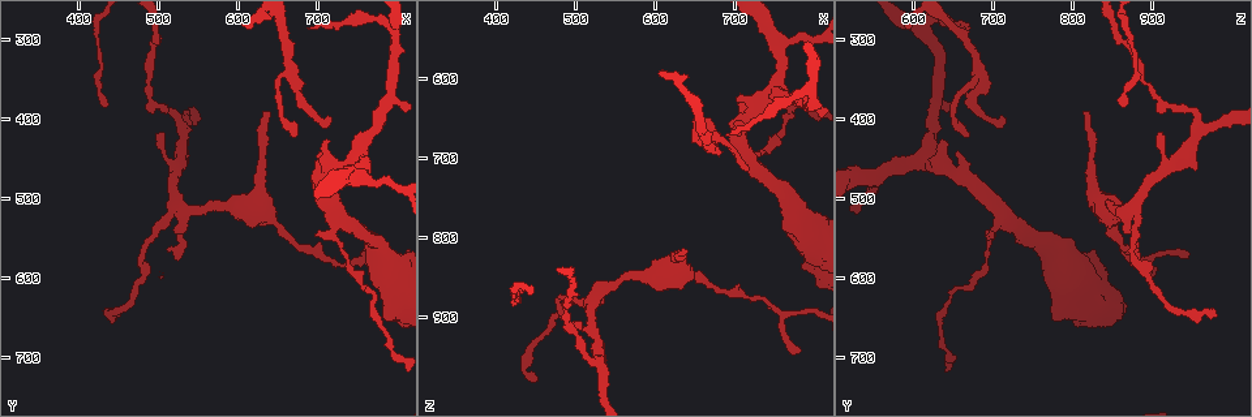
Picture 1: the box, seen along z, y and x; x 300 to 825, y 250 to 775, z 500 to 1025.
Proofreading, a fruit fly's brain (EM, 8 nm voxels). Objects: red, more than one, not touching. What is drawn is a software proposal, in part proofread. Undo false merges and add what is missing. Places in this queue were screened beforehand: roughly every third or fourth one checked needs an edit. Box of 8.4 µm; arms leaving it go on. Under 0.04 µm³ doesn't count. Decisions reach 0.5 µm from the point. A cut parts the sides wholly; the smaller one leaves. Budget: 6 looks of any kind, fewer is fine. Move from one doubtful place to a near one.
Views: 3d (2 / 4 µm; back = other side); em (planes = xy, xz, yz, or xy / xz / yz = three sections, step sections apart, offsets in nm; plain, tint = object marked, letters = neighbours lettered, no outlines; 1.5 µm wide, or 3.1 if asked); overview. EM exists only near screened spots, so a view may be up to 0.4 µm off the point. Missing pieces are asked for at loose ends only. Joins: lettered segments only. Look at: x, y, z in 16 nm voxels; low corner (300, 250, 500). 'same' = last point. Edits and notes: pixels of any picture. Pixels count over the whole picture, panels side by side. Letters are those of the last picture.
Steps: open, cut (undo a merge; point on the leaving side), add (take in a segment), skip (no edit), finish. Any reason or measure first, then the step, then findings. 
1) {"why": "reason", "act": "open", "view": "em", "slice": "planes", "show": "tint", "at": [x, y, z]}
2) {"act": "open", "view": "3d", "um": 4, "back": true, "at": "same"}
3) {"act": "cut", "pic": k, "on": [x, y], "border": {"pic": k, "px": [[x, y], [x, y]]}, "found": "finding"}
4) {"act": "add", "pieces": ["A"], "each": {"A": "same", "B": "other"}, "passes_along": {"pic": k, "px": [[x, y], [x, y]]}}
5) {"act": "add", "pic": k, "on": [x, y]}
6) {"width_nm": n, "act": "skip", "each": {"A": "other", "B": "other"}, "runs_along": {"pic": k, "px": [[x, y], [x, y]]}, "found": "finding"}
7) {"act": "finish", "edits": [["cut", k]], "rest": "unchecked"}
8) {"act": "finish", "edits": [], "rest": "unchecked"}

{"why": "tapers out", "act": "open", "view": "3d", "um": 4, "at": [780, 575, 940]}

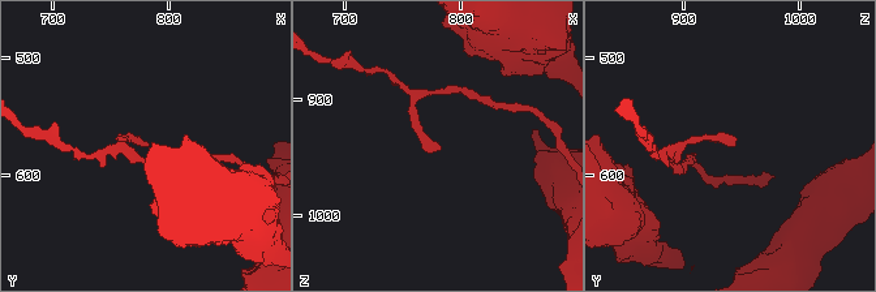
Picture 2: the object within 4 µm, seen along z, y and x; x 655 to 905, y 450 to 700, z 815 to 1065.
{"act": "open", "view": "em", "slice": "planes", "show": "letters", "at": [782, 574, 944]}

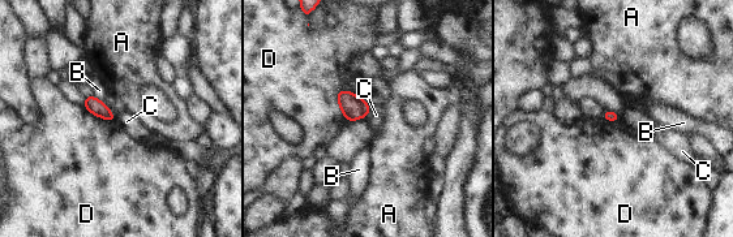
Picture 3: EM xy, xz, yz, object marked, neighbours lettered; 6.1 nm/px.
{"act": "skip", "each": {"A": "other", "B": "other", "C": "other", "D": "other"}, "border": {"pic": 3, "px": [[371, 106], [368, 113]]}, "found": "none of them fits"}

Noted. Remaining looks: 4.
{"why": "free end", "act": "open", "view": "em", "slice": "planes", "show": "tint", "at": [505, 420, 910]}

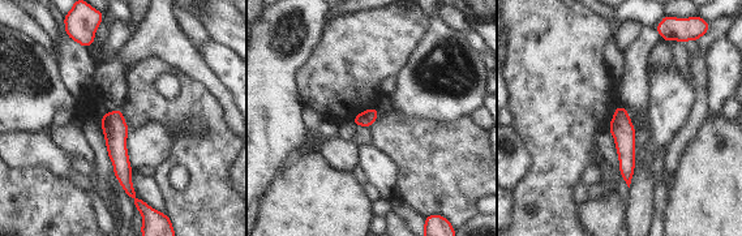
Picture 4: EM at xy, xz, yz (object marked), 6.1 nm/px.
{"act": "open", "view": "em", "slice": "planes", "show": "letters", "at": "same"}

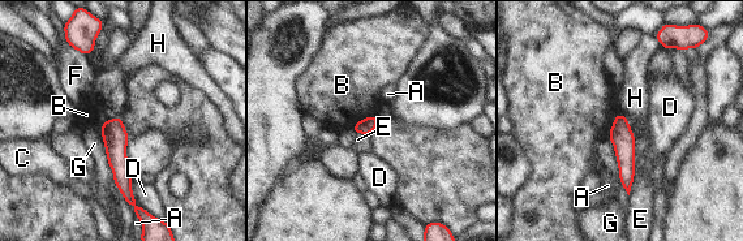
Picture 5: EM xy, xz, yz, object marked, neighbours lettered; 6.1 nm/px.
{"act": "skip", "each": {"A": "other", "B": "other", "C": "other", "D": "other", "E": "other", "F": "other", "G": "other", "H": "other"}, "border": {"pic": 5, "px": [[373, 115], [361, 119], [351, 130]]}, "found": "no lettered segment goes on from it"}

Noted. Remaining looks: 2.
{"why": "free end", "act": "open", "view": "em", "slice": "planes", "show": "letters", "at": [525, 575, 885]}

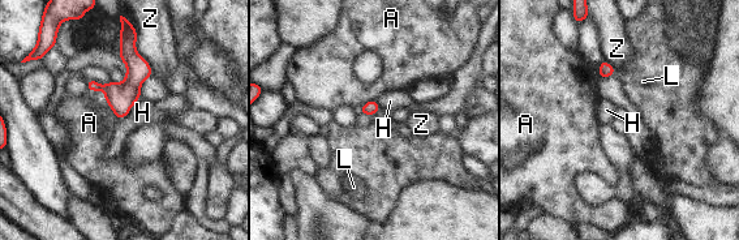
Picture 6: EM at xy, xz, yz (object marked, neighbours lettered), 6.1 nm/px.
{"act": "skip", "each": {"A": "other", "H": "other", "L": "other", "Z": "other"}, "runs_along": {"pic": 6, "px": [[132, 38], [132, 85], [119, 114]]}, "found": "none of them fits"}

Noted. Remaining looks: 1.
{"act": "finish", "edits": [], "rest": "unchecked"}

